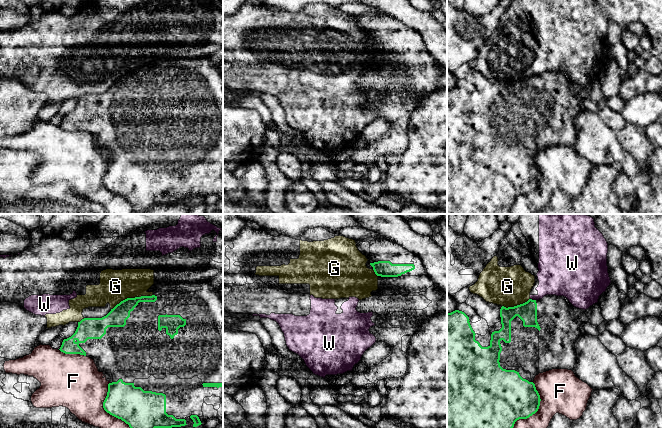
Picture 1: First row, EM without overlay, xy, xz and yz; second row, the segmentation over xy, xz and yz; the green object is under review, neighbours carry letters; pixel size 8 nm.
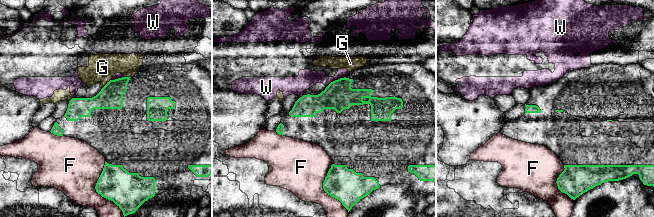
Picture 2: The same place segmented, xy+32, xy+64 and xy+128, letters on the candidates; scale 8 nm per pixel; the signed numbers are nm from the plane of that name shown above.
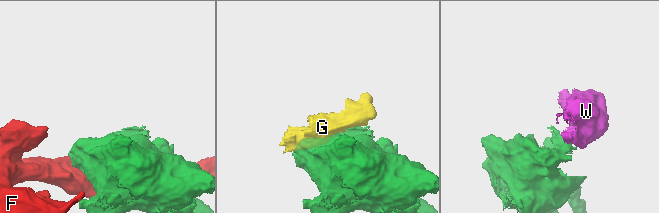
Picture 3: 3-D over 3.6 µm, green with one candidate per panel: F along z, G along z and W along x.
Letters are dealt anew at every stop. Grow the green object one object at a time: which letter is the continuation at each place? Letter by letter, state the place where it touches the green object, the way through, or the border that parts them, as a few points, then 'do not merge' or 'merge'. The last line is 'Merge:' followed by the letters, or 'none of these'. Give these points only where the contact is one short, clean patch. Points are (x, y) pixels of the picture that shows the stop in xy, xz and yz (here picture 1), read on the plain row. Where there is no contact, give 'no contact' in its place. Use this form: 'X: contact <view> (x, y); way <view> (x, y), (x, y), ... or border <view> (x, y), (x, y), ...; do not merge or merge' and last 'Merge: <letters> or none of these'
F: contact yz (532, 190); do not merge
G: contact xy (132, 74); do not merge
W: contact yz (533, 76); do not merge
Merge: none of these

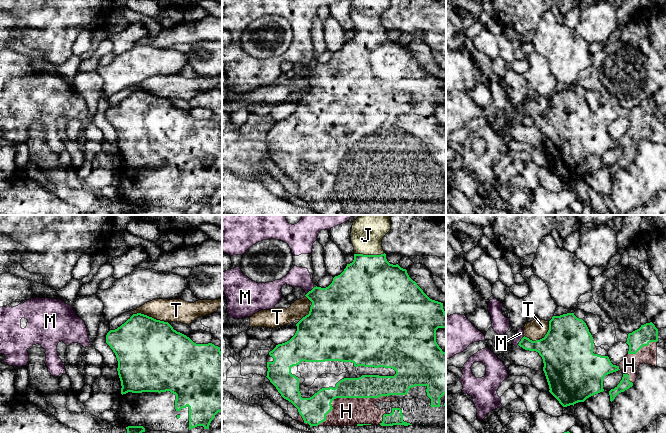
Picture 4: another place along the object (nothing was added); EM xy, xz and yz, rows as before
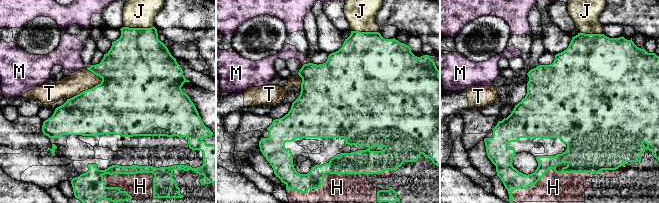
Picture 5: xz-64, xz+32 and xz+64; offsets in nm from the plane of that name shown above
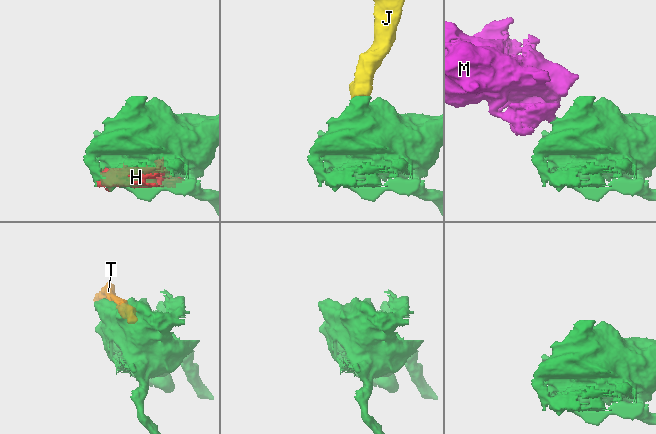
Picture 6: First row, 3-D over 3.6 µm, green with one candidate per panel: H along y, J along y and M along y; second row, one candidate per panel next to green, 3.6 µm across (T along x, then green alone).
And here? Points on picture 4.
H: contact xz (347, 173); merge
J: contact xz (369, 31); way xz (370, 62), (369, 31), (366, 14); merge
M: contact yz (521, 116); border yz (524, 112), (517, 120); do not merge
T: contact yz (542, 114); do not merge
Merge: H, J

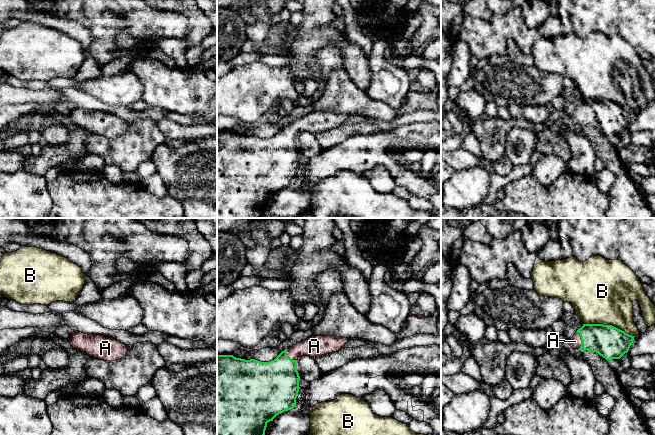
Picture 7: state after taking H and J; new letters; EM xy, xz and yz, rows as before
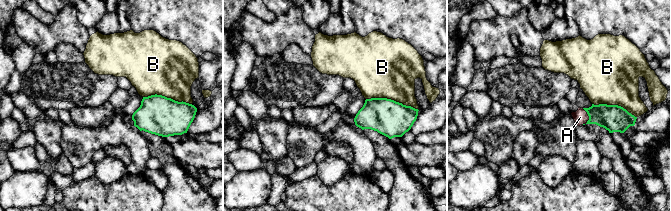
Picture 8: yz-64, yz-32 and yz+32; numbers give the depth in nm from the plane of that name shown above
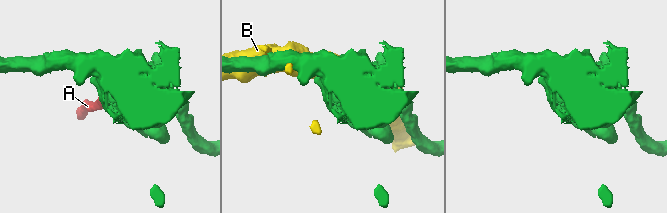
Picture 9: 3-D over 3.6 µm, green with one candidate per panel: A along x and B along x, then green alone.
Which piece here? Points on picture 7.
A: contact yz (581, 115); way yz (608, 117), (604, 115), (581, 115), (575, 117); merge
B: contact yz (609, 101); do not merge
Merge: A

